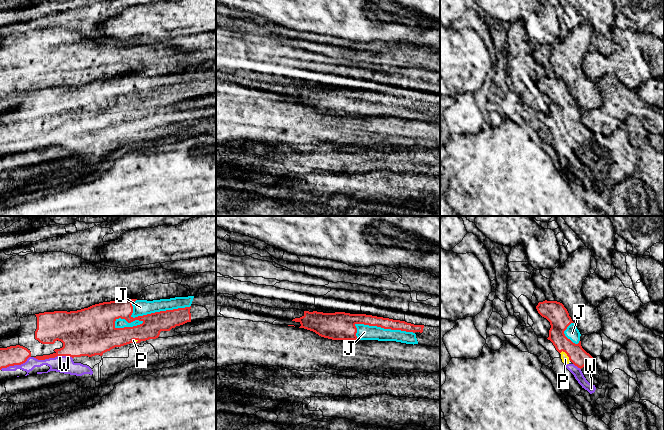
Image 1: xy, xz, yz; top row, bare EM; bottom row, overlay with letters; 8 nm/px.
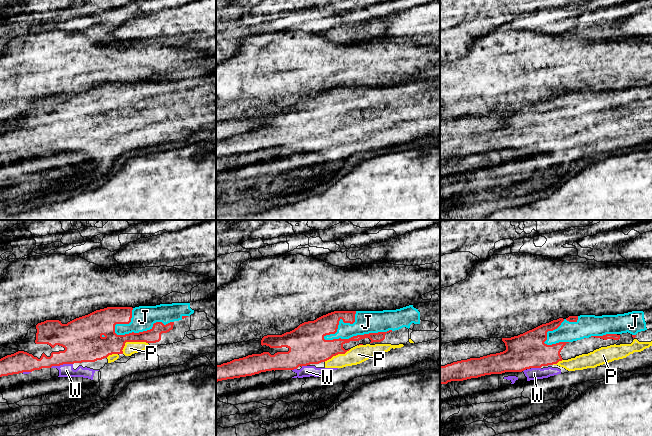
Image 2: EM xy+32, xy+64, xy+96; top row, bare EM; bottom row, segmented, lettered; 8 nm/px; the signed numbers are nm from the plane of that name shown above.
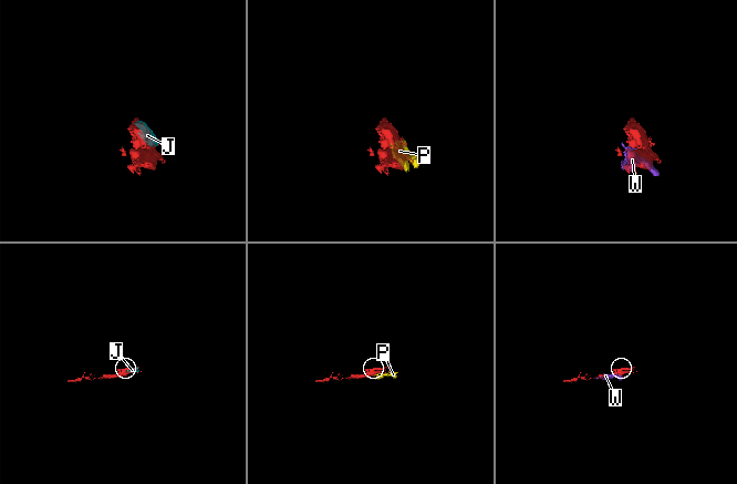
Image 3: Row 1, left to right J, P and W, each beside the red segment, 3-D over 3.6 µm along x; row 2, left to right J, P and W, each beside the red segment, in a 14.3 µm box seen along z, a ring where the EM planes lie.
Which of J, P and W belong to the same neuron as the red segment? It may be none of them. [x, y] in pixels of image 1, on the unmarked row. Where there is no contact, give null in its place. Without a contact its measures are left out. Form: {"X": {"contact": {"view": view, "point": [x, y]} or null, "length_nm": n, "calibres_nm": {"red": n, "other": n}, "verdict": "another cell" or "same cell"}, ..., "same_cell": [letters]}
{"J": {"contact": {"view": "xy", "point": [148, 90]}, "length_nm": 650, "calibres_nm": {"red": 170, "other": 130}, "verdict": "same cell"}, "P": {"contact": {"view": "yz", "point": [567, 131]}, "length_nm": 110, "calibres_nm": {"red": 150, "other": 60}, "verdict": "same cell"}, "W": {"contact": {"view": "xy", "point": [53, 133]}, "length_nm": 320, "calibres_nm": {"red": 260, "other": 140}, "verdict": "same cell"}, "same_cell": ["J", "P", "W"]}

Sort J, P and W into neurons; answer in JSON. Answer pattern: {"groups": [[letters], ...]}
{"groups": [["J", "P", "W"]]}

